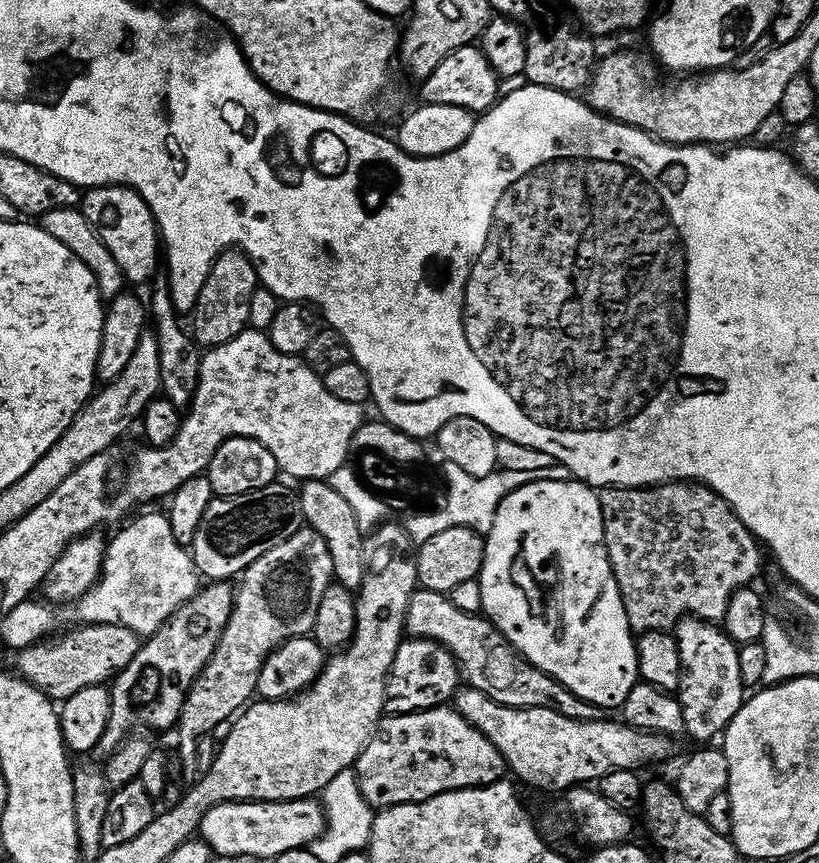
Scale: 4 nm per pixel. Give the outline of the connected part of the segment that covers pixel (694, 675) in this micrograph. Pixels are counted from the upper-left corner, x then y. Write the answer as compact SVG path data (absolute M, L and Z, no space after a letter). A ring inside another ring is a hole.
M681 620L674 635L682 654L682 682L678 699L682 706L684 731L723 733L734 717L745 711L746 689L742 682L742 666L738 662L740 648L723 627L706 620Z

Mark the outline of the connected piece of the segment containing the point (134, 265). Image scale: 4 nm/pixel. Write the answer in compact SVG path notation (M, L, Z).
M90 188L82 196L86 222L90 222L98 238L102 238L111 263L117 264L121 274L132 284L144 284L154 279L156 271L162 268L162 232L156 227L152 210L153 205L142 199L133 188Z

